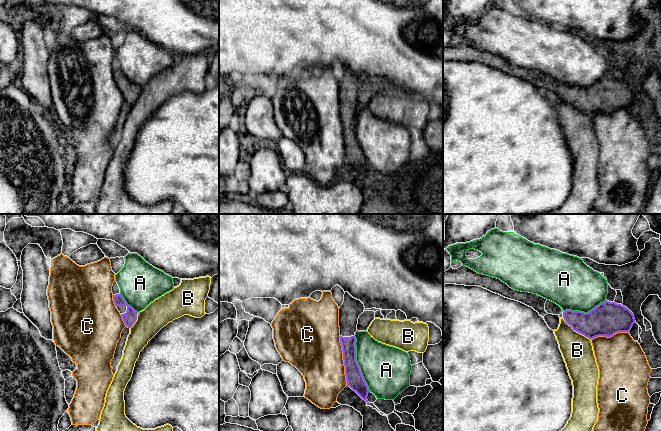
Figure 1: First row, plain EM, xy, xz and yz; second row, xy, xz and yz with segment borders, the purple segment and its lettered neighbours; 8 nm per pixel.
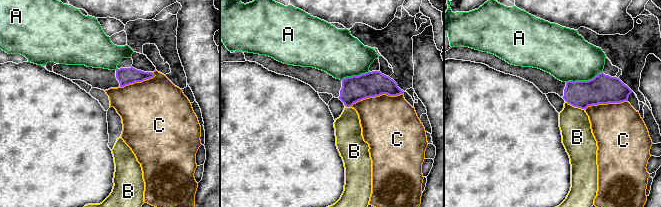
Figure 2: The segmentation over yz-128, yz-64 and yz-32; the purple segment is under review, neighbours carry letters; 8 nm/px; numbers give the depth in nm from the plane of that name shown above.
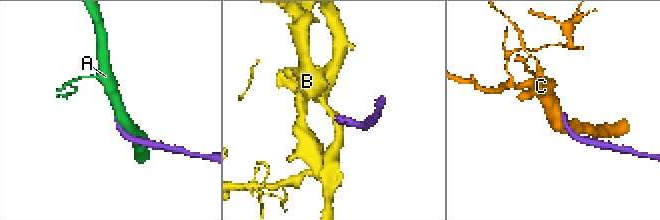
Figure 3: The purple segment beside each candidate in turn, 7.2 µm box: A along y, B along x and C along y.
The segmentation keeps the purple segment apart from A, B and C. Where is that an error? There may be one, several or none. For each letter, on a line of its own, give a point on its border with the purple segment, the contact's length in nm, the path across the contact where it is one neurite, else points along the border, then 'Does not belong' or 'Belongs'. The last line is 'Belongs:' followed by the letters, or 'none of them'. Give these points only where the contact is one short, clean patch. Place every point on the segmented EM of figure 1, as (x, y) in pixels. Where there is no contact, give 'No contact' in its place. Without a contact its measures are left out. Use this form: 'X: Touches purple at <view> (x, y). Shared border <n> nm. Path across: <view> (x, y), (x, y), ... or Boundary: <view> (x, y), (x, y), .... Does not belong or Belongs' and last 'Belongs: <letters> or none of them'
A: Touches purple at xz (357, 363). Shared border 480 nm. Does not belong
B: Touches purple at yz (575, 330). Shared border 280 nm. Boundary: yz (563, 317), (574, 330), (589, 339). Does not belong
C: Touches purple at xz (344, 361). Shared border 400 nm. Does not belong
Belongs: none of them

